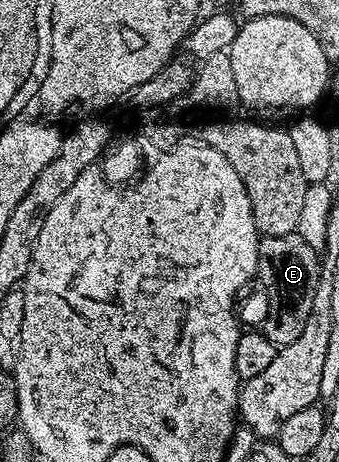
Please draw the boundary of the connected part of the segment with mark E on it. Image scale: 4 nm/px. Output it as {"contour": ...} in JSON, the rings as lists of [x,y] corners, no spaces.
{"contour":[[[297,233],[287,236],[271,236],[267,239],[270,251],[262,253],[262,263],[269,264],[269,270],[263,277],[263,290],[269,294],[269,315],[265,323],[259,326],[262,334],[271,340],[273,345],[280,348],[287,344],[295,344],[299,340],[303,328],[307,328],[307,320],[313,311],[315,304],[315,292],[319,288],[323,277],[319,251],[311,248],[307,240]]]}

